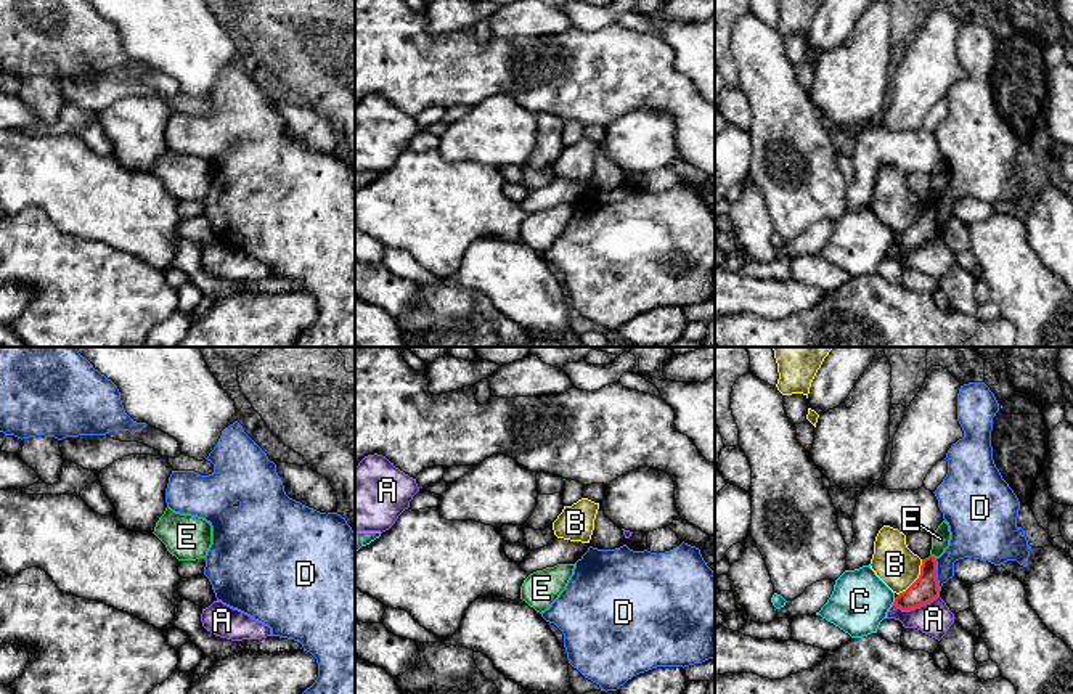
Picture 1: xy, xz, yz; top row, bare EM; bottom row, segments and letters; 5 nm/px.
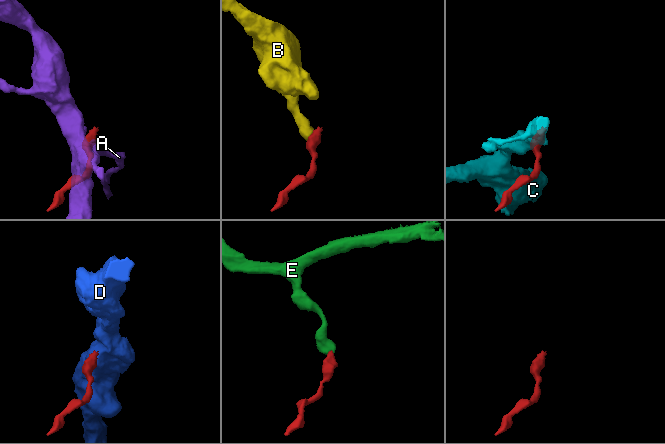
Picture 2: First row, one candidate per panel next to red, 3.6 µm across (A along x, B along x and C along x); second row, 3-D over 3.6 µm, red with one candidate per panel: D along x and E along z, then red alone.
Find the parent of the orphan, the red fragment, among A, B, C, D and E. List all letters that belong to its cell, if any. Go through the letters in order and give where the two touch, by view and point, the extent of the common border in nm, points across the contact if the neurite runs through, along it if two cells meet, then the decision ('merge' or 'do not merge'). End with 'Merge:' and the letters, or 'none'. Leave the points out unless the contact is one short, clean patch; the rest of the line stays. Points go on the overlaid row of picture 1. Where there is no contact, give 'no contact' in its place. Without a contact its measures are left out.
A: contact yz (916, 606); length 240 nm; border yz (938, 595), (909, 609), (900, 609), (893, 604); do not merge
B: contact yz (917, 579); length 220 nm; border yz (922, 559), (919, 575), (898, 595); do not merge
C: contact yz (895, 601); length 40 nm; border yz (895, 598), (892, 603); do not merge
D: contact yz (935, 574); length 170 nm; border yz (934, 558), (940, 590); do not merge
E: contact yz (934, 556); length 40 nm; way yz (924, 590), (929, 563), (934, 556), (940, 538); merge
Merge: E

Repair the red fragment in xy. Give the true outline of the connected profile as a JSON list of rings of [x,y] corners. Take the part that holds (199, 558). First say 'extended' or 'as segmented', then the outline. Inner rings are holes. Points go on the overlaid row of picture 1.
extended; [[[169,506],[153,532],[178,561],[206,559],[212,545],[212,525],[202,517],[180,514]]]

